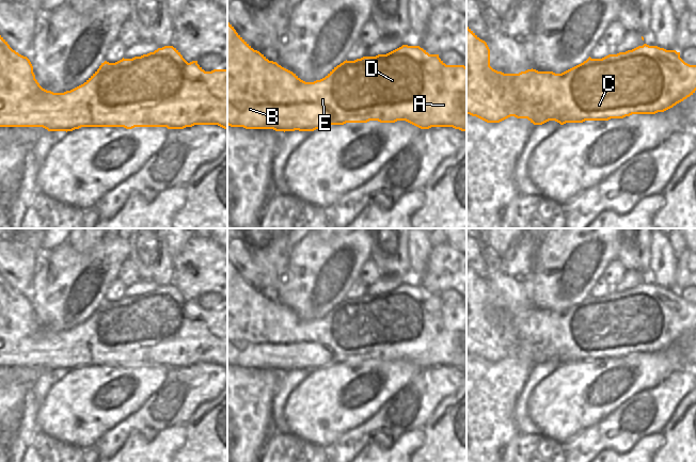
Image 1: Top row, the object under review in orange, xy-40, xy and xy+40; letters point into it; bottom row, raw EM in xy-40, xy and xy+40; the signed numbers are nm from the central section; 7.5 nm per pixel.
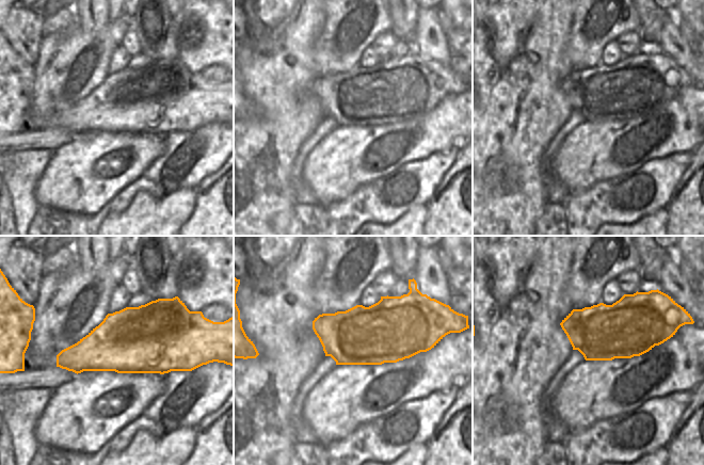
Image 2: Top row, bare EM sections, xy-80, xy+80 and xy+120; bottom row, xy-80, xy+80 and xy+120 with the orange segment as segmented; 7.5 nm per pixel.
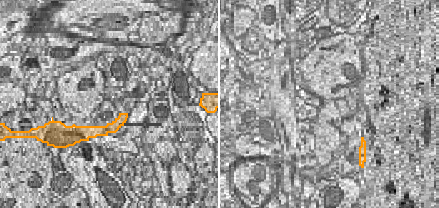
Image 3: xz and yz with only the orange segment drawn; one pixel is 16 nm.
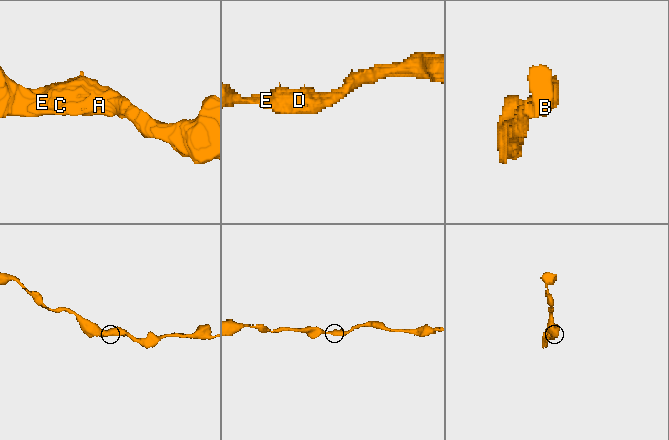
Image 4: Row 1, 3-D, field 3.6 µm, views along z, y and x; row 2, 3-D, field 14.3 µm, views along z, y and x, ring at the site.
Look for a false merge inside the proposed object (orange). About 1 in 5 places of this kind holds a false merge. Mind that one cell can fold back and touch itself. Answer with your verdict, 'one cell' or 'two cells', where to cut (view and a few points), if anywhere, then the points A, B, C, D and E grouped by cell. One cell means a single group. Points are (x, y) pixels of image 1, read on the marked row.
one cell; cut none; groups A B C D E

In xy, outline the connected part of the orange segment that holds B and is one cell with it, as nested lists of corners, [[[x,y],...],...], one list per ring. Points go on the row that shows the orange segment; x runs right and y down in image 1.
[[[227,22],[227,125],[246,129],[275,131],[314,131],[346,123],[395,123],[406,121],[421,129],[453,127],[466,131],[466,67],[446,65],[439,54],[429,54],[420,46],[401,47],[376,57],[344,61],[325,78],[314,82],[301,80],[276,62],[254,50]]]

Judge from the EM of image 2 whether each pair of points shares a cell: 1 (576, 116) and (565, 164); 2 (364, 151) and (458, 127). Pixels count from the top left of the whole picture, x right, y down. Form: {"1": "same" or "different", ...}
{"1": "different", "2": "same"}

